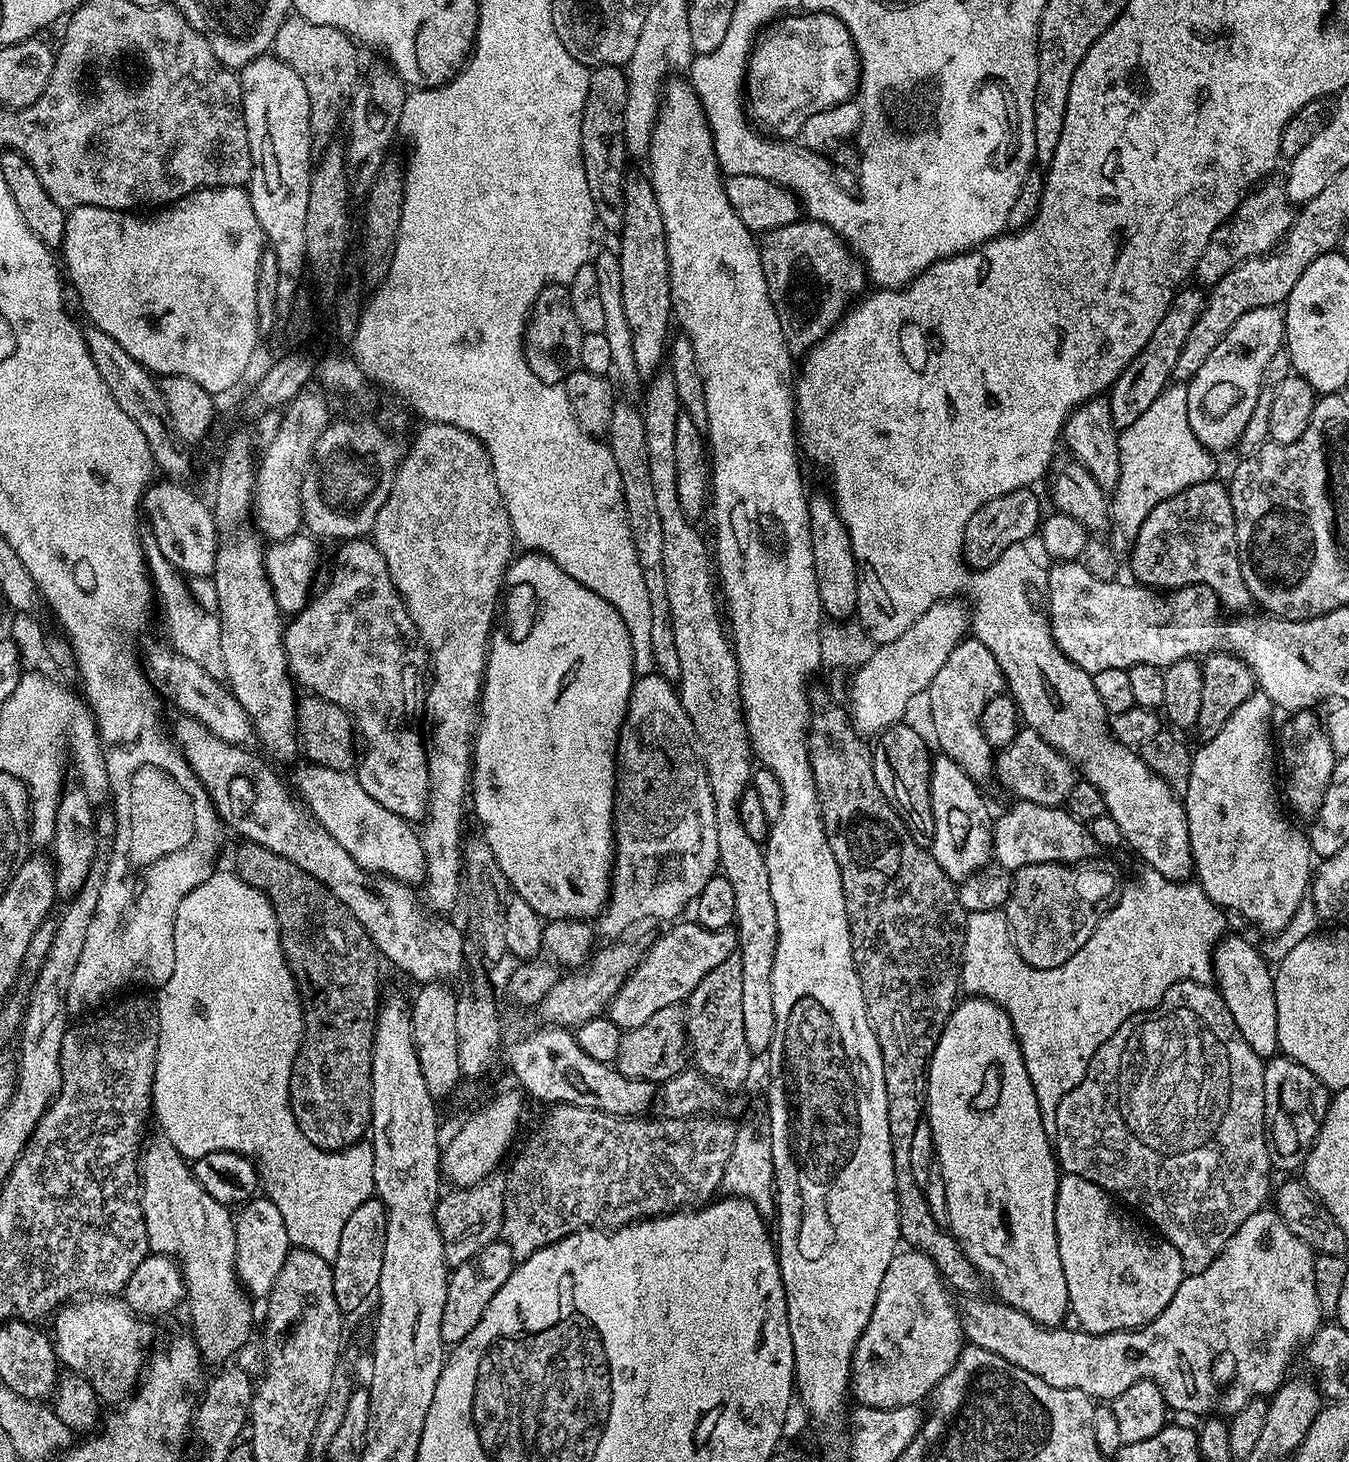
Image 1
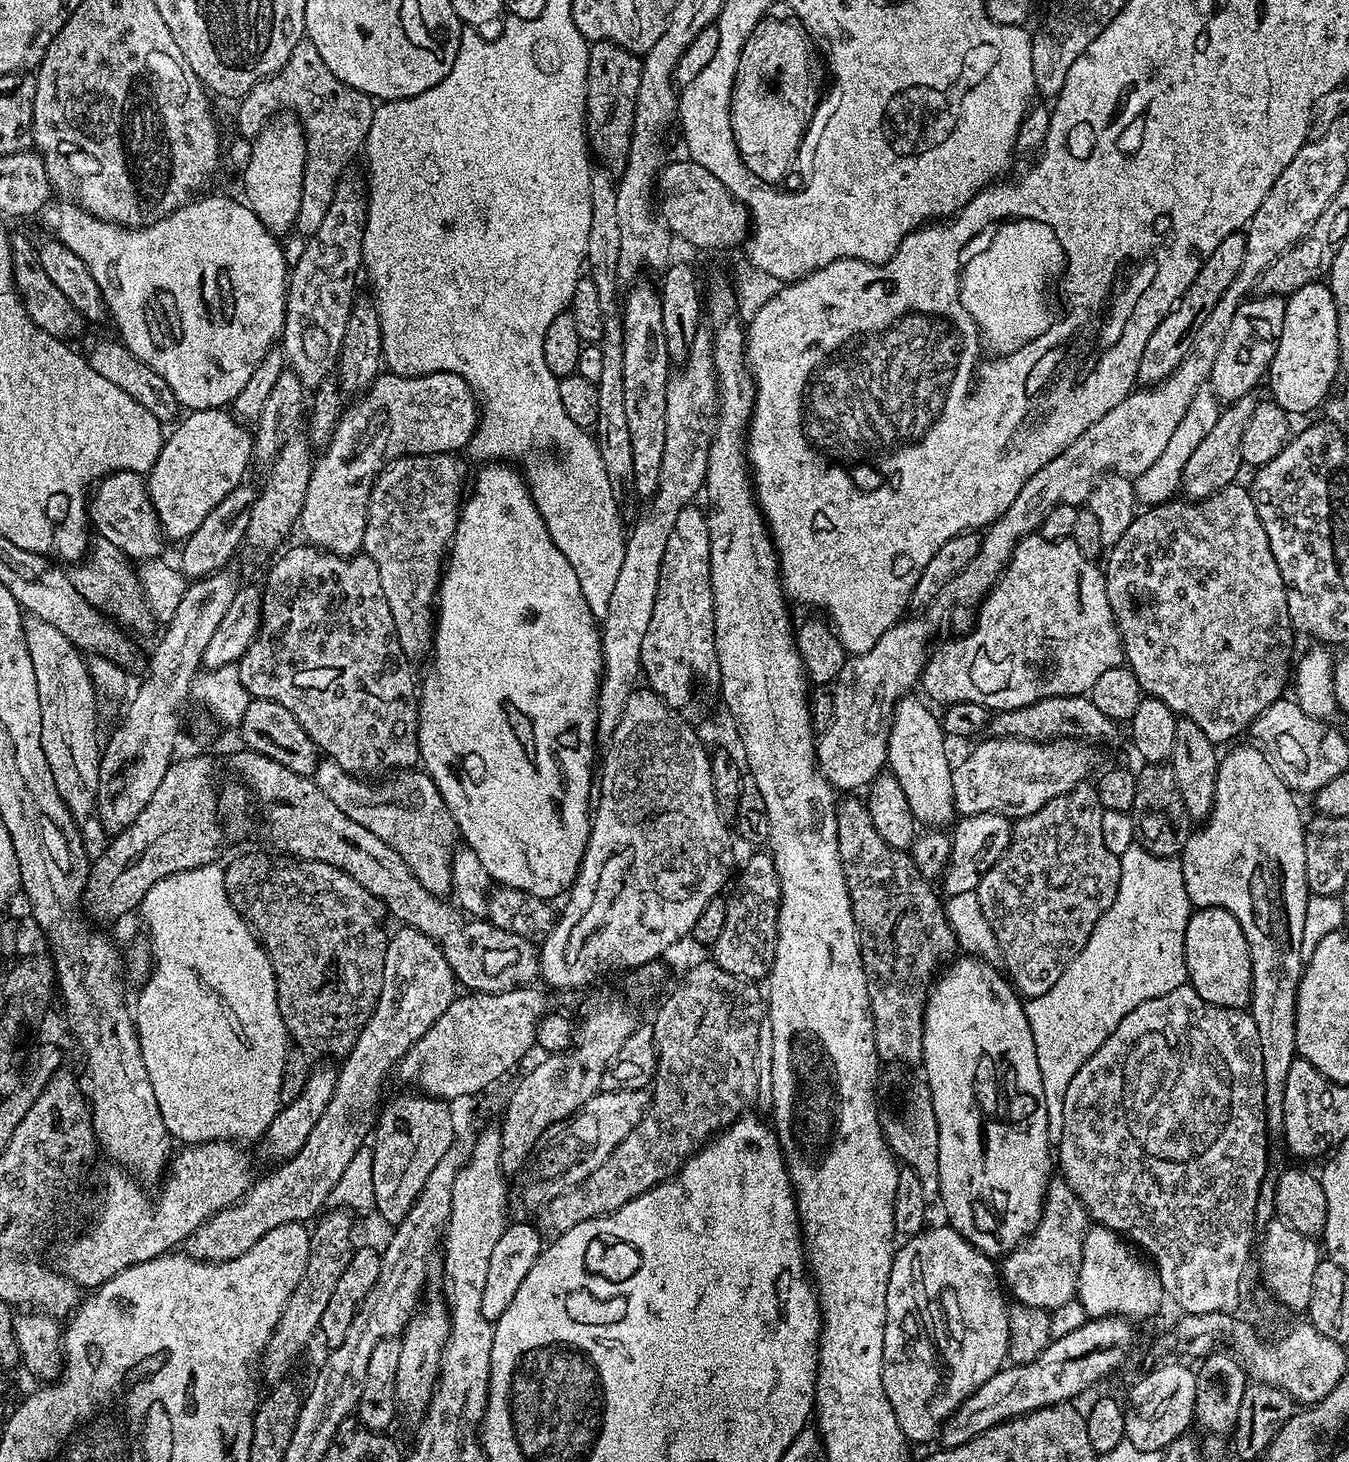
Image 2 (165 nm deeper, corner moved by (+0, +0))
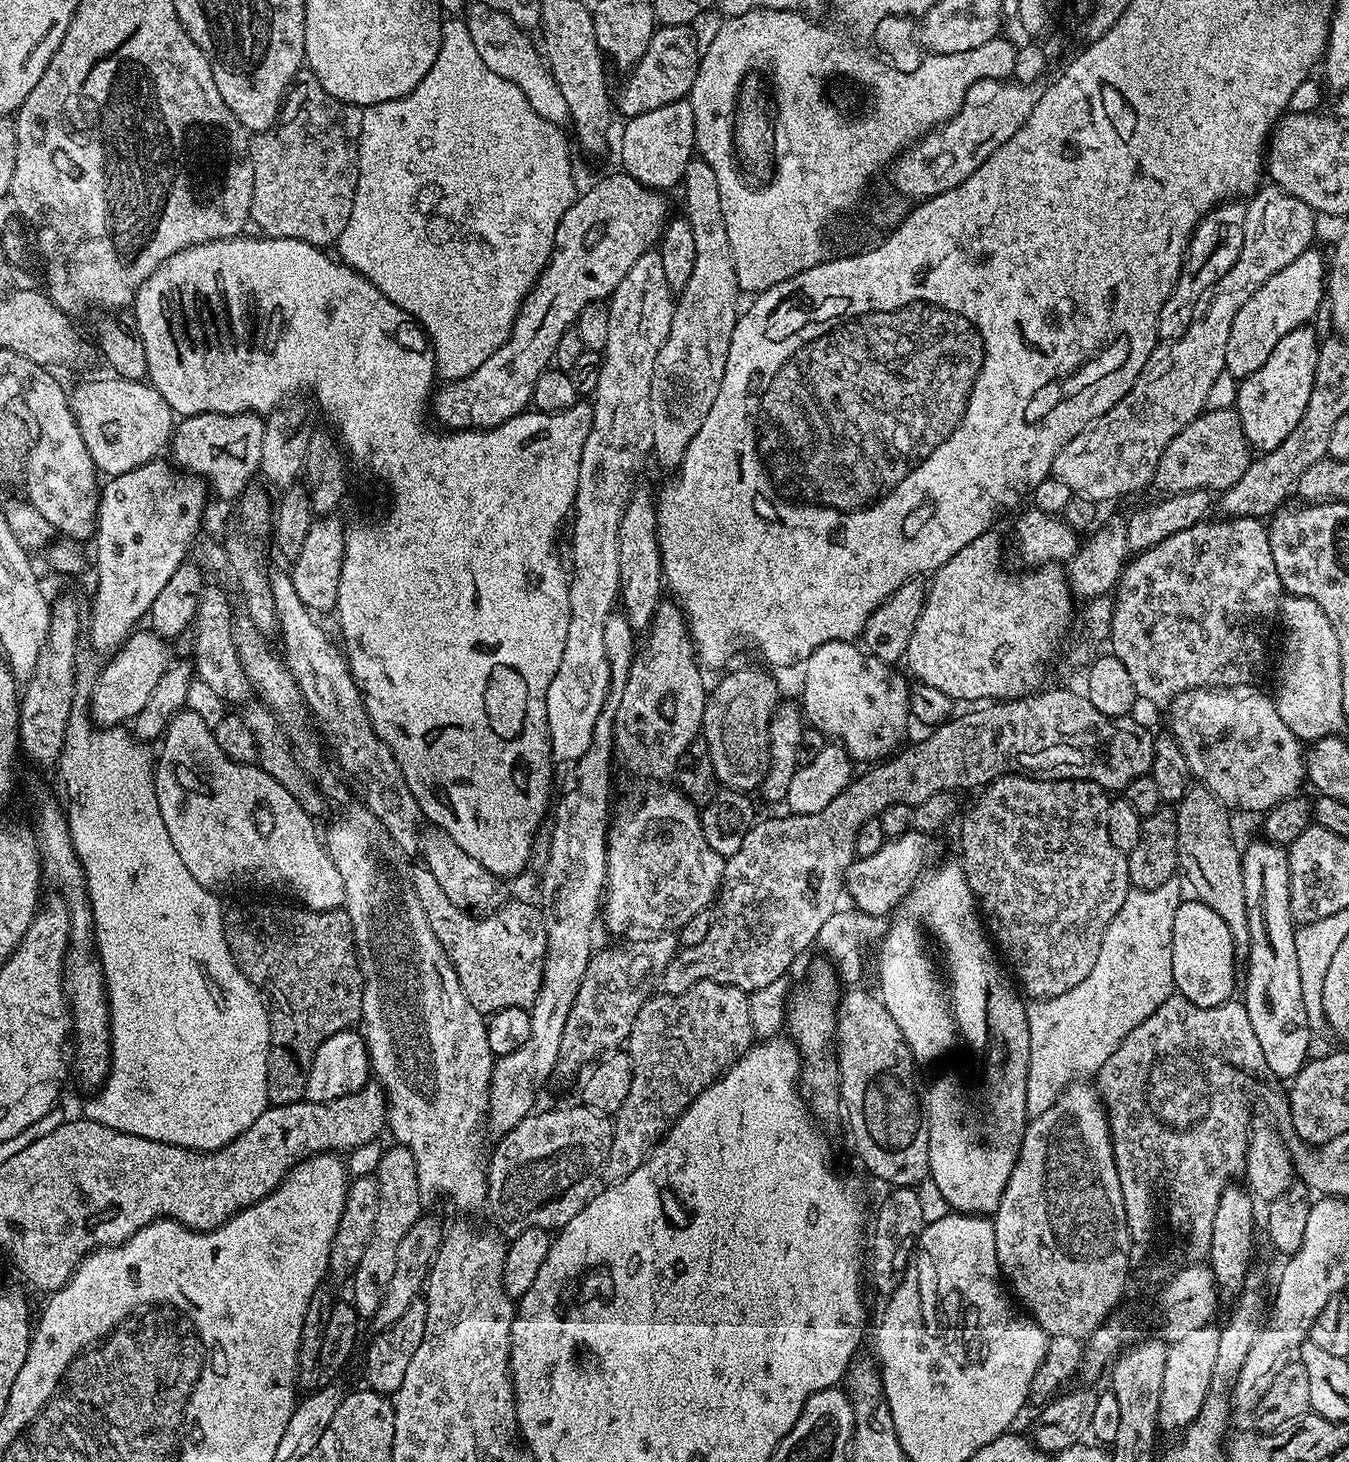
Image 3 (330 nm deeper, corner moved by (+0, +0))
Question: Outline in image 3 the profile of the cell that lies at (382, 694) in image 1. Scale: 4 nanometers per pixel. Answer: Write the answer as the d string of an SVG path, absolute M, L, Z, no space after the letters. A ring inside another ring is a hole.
M212 586L205 587L200 596L200 604L196 608L194 621L194 630L196 628L196 641L192 644L192 652L196 655L194 672L199 683L216 695L220 702L229 700L230 703L240 706L251 697L248 695L253 695L254 689L238 662L238 654L232 641L233 623L234 611L232 612L231 606L228 605L227 598L218 589Z

